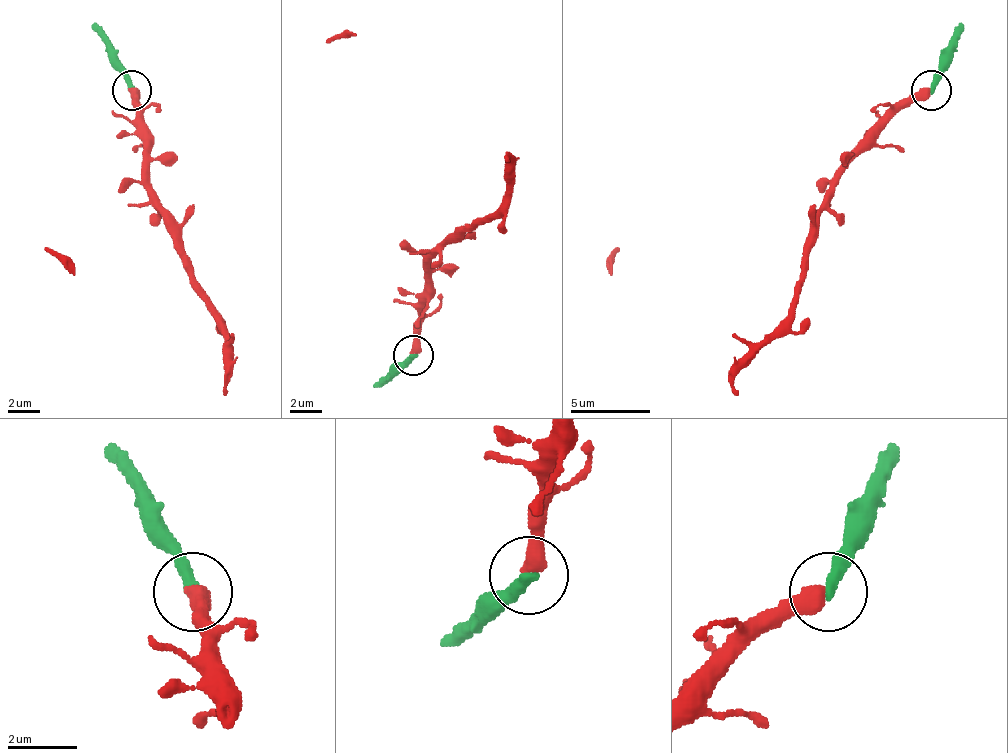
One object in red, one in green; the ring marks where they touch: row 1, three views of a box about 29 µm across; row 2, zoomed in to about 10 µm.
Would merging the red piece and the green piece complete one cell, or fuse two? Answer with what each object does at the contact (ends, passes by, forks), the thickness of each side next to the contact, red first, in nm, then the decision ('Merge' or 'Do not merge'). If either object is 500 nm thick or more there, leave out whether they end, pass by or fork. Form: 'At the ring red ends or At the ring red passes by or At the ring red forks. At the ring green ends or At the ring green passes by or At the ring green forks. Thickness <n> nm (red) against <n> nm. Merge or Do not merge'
Thickness 550 nm (red) against 380 nm. Merge

